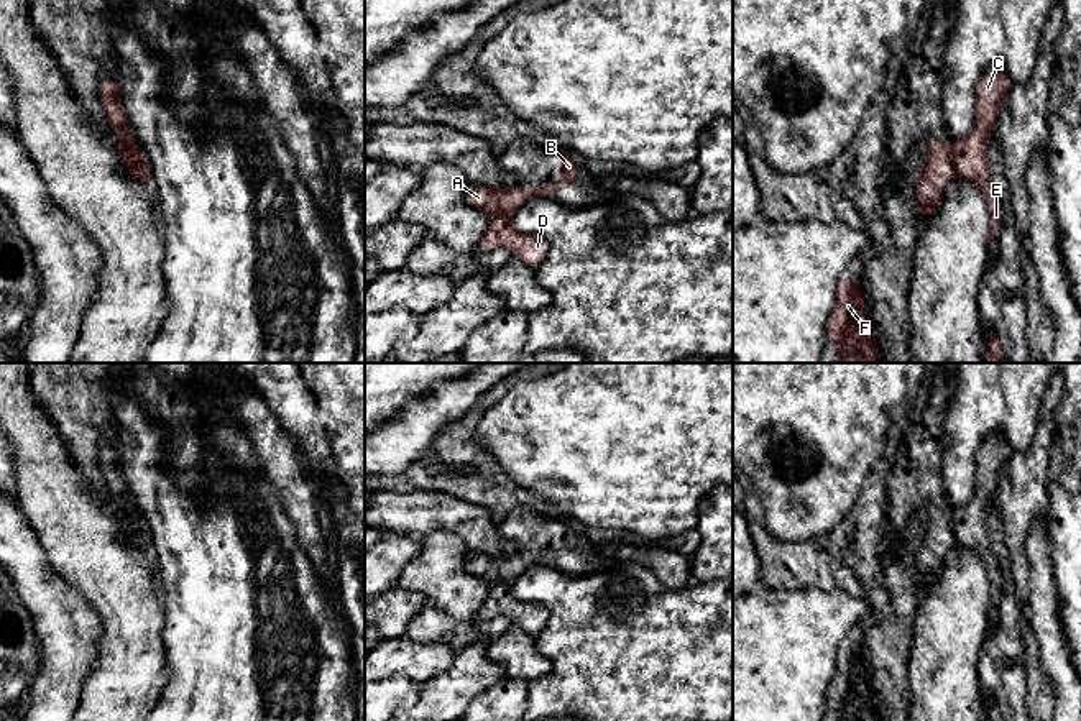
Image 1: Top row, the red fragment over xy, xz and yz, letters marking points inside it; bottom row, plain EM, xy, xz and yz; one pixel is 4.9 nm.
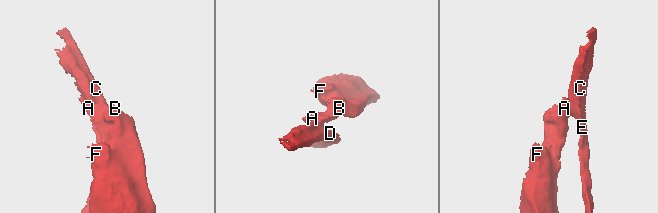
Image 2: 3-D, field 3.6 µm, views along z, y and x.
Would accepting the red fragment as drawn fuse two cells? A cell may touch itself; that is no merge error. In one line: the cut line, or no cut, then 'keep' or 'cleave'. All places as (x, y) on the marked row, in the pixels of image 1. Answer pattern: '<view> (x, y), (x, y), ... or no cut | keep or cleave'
xy (119, 146), (140, 155) | cleave

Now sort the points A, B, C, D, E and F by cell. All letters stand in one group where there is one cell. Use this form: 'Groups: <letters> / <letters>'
Groups: A B F / C D E

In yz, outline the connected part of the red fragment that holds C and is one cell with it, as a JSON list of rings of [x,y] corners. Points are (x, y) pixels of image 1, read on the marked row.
[[[999,66],[987,69],[976,89],[976,120],[971,133],[961,141],[950,143],[956,172],[984,192],[991,214],[991,241],[999,237],[1004,210],[991,186],[986,146],[996,131],[1000,103],[1012,85],[1012,79]]]

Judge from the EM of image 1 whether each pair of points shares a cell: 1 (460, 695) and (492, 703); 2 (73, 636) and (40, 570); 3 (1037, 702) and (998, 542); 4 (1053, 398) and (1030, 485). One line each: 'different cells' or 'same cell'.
1: different cells
2: same cell
3: different cells
4: same cell

